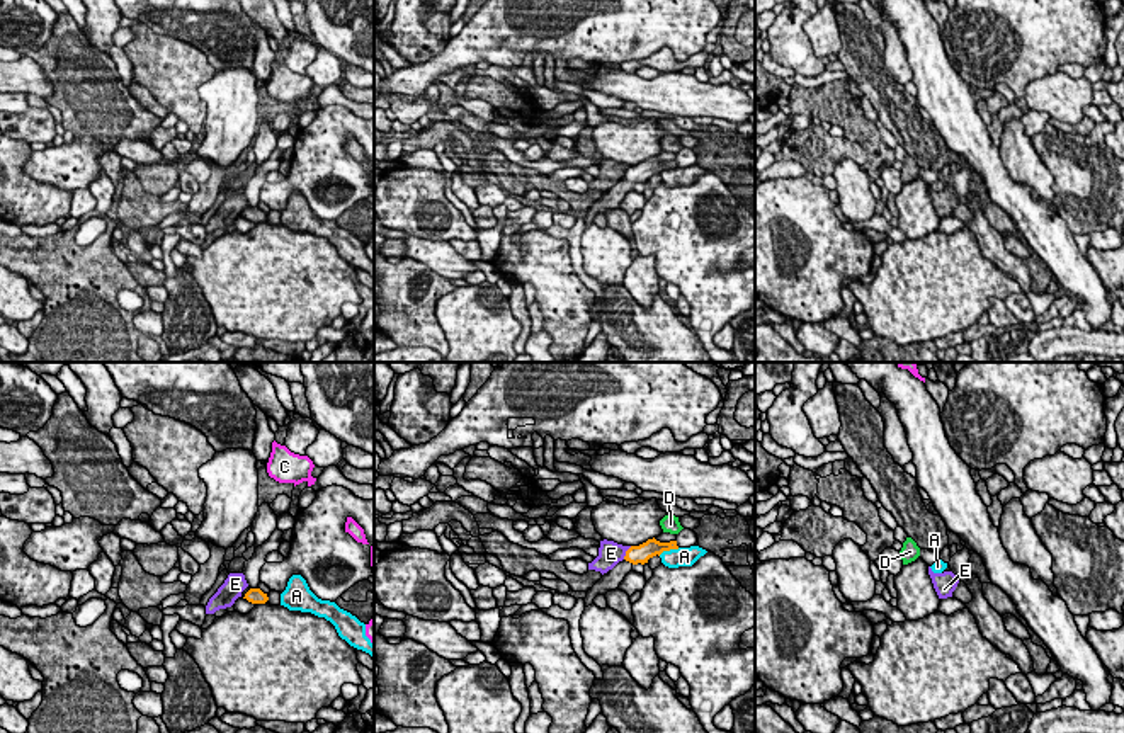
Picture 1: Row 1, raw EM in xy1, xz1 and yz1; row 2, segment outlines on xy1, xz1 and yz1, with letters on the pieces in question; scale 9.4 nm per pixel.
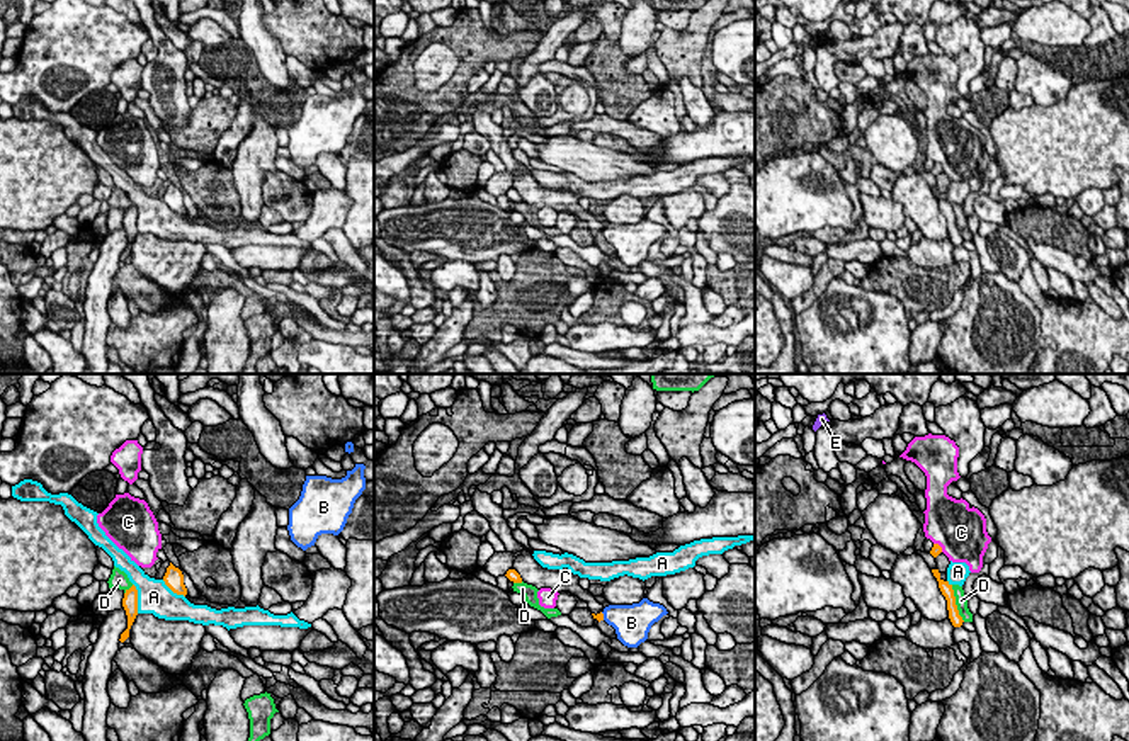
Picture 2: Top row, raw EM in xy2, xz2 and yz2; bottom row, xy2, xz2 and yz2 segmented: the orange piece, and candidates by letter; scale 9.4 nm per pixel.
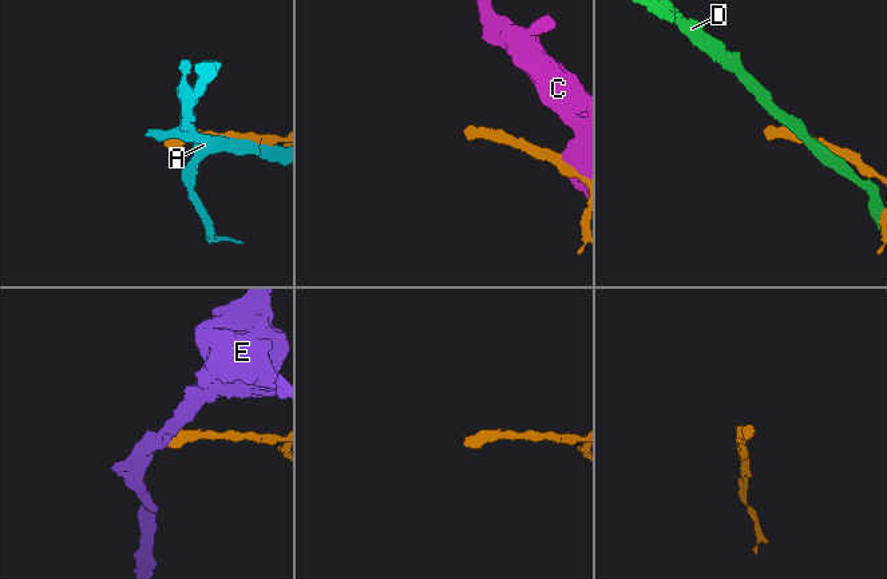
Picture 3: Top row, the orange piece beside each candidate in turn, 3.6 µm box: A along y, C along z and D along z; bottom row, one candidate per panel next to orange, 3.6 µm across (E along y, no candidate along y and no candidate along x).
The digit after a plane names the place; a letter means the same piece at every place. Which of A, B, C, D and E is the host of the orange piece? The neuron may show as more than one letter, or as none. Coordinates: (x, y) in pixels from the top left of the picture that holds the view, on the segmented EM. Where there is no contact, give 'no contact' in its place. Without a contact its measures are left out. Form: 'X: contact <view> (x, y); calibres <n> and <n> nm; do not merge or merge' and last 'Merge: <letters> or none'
A: contact xy2 (136, 599); calibres 160 and 320 nm; do not merge
B: contact xz2 (602, 616); calibres 70 and 300 nm; do not merge
C: contact yz2 (939, 546); calibres 90 and 480 nm; do not merge
D: contact yz2 (954, 604); calibres 120 and 130 nm; do not merge
E: contact xz1 (626, 553); calibres 170 and 220 nm; do not merge
Merge: none

